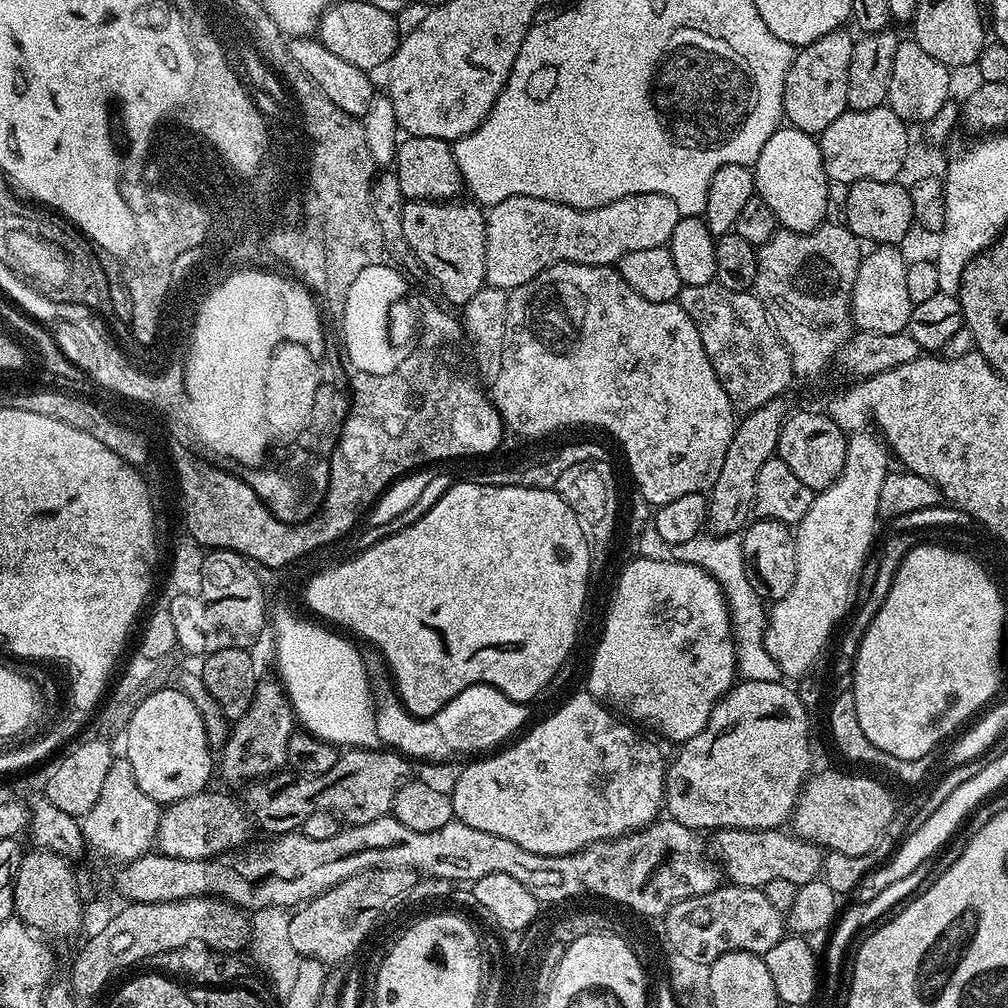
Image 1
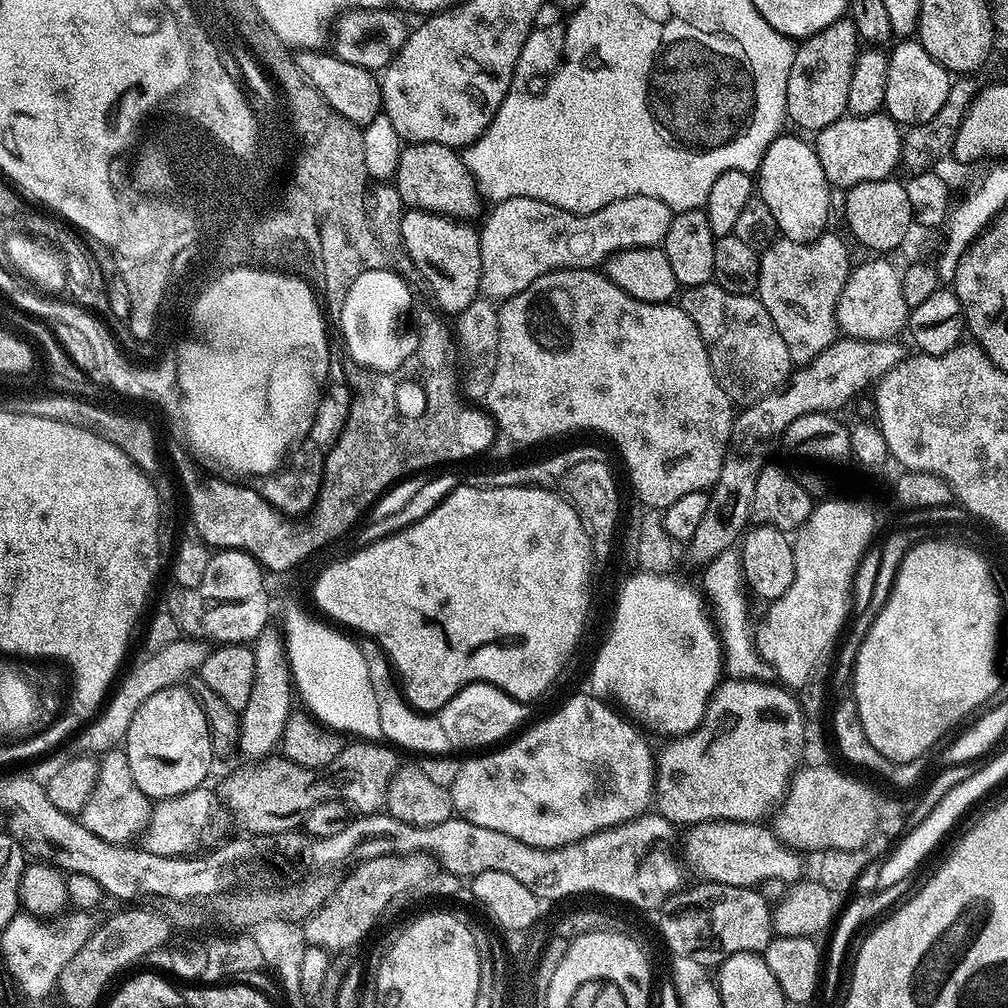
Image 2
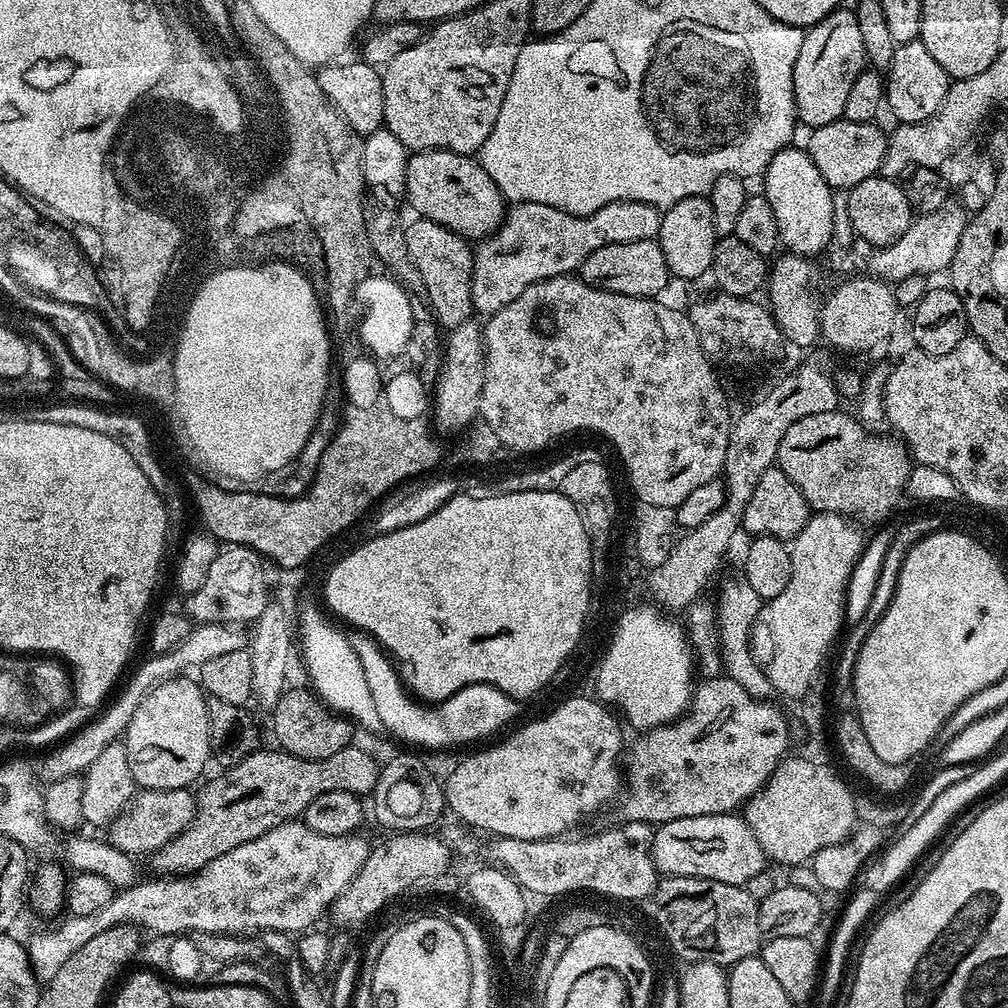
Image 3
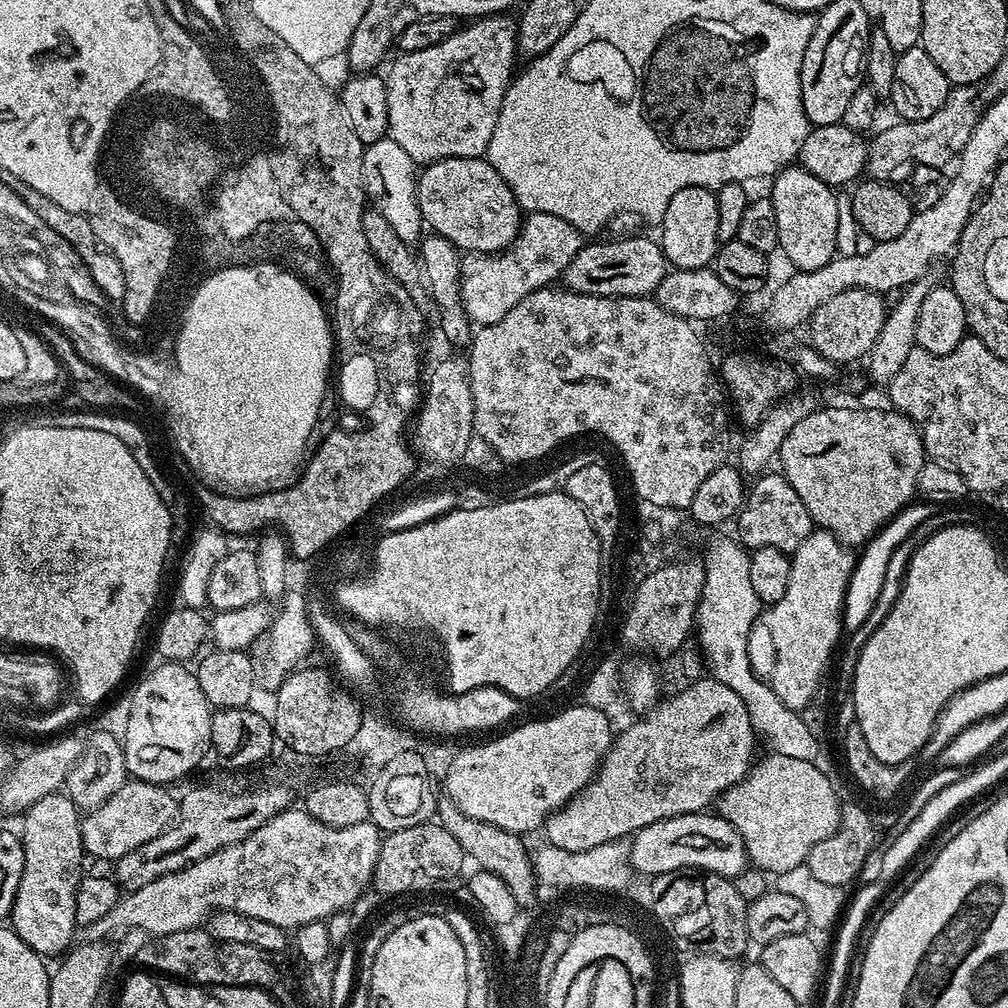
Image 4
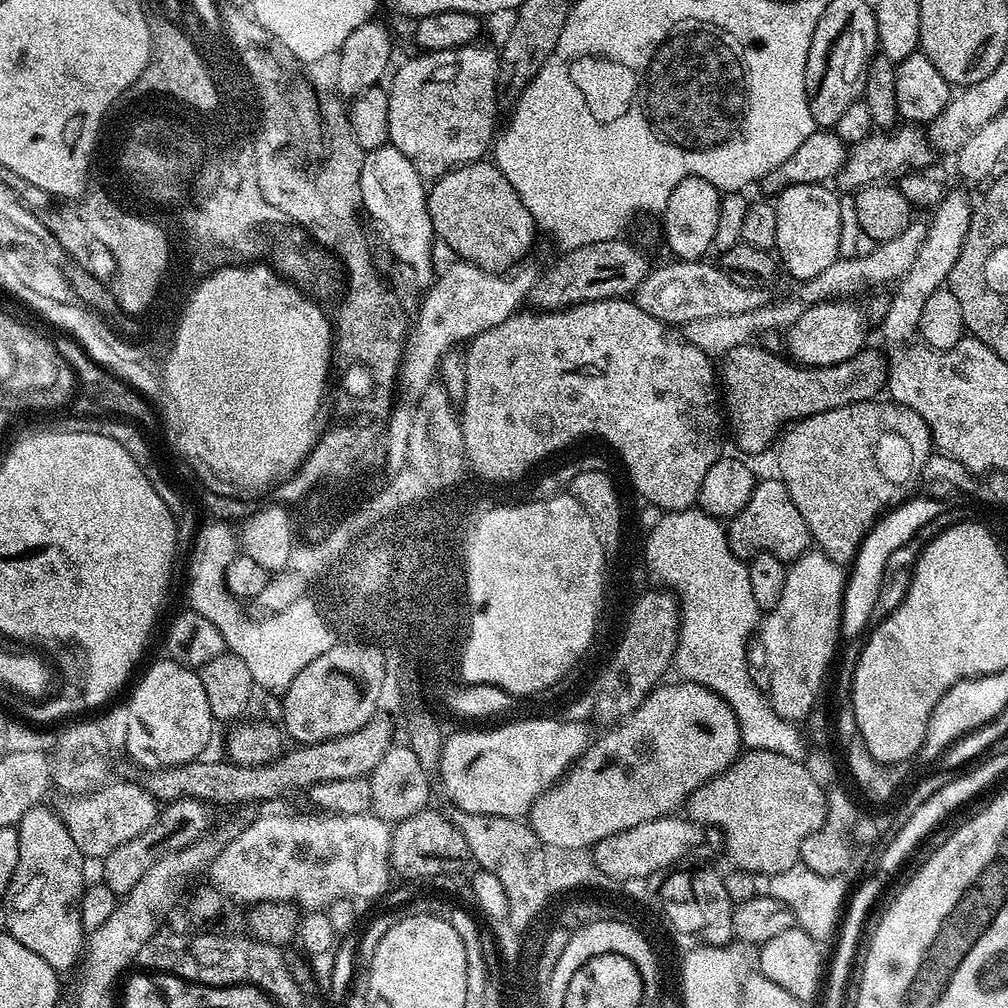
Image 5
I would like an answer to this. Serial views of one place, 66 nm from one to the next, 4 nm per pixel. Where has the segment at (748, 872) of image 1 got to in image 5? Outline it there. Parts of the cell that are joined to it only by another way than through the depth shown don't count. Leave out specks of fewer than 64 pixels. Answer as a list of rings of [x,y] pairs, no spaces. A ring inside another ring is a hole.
[[[673,814],[642,822],[610,838],[602,838],[602,842],[592,845],[590,853],[593,860],[600,861],[600,867],[614,876],[649,877],[653,873],[653,868],[669,868],[671,864],[681,863],[688,858],[691,852],[698,851],[704,844],[704,832],[705,829],[693,820]]]

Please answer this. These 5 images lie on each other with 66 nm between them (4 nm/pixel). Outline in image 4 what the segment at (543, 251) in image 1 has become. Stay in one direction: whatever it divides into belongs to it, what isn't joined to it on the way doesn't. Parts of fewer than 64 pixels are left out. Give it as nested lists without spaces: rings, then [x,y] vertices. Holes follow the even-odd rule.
[[[529,212],[523,217],[520,225],[520,233],[514,238],[509,248],[502,252],[465,252],[460,257],[460,298],[469,321],[473,325],[483,326],[498,322],[498,318],[506,318],[526,294],[530,294],[539,288],[547,288],[555,285],[564,275],[566,266],[574,260],[574,254],[583,248],[585,237],[570,222],[562,222],[552,214],[541,212]]]

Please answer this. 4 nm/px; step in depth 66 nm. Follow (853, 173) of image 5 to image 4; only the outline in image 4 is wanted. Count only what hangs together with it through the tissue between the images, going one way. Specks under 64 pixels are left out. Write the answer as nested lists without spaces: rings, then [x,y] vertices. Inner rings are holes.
[[[972,86],[953,87],[949,91],[948,101],[934,114],[930,114],[930,118],[900,120],[889,128],[882,129],[876,137],[871,137],[867,175],[873,180],[900,186],[918,166],[947,169],[959,157],[974,126],[980,121],[982,103],[980,104],[980,96],[976,91]]]

